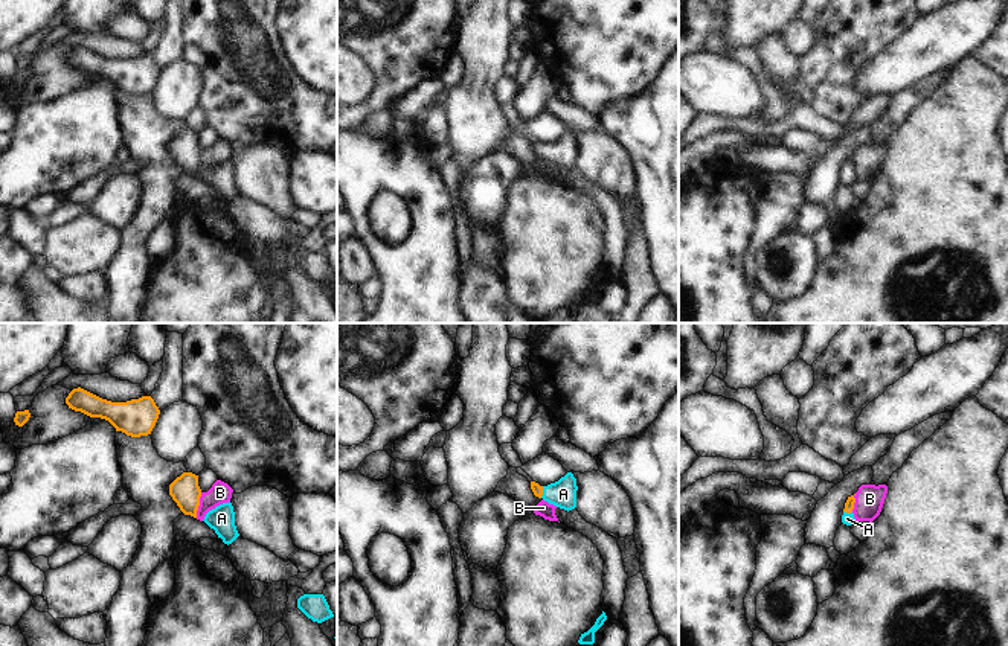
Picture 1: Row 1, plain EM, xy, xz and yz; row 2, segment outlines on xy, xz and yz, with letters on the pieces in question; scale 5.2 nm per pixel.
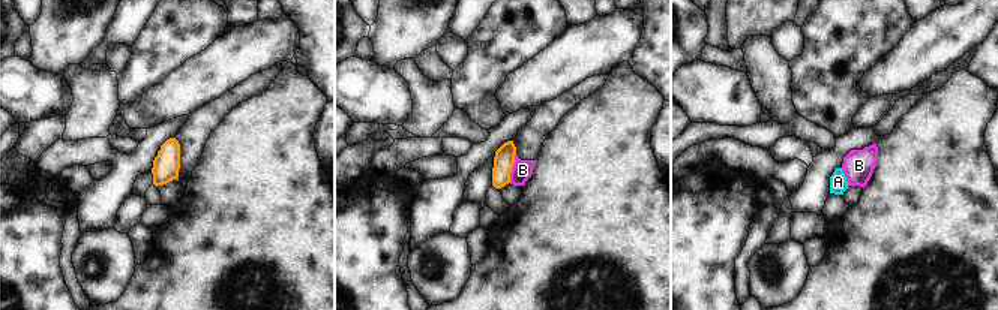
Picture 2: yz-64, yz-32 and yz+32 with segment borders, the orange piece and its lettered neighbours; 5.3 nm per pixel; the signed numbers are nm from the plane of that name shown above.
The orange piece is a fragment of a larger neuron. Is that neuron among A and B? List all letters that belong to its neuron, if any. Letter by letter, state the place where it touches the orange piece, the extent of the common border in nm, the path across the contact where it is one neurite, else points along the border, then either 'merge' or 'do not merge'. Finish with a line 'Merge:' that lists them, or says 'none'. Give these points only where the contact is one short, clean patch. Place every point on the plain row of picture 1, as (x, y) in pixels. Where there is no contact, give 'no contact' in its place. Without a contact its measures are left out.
A: meets orange in xz at (542, 151); contact 70 nm long; runs through xz (537, 148), (542, 151), (563, 153); merge
B: meets orange in xy at (199, 163); contact 140 nm long; border along xy (202, 151), (195, 175); do not merge
Merge: A

